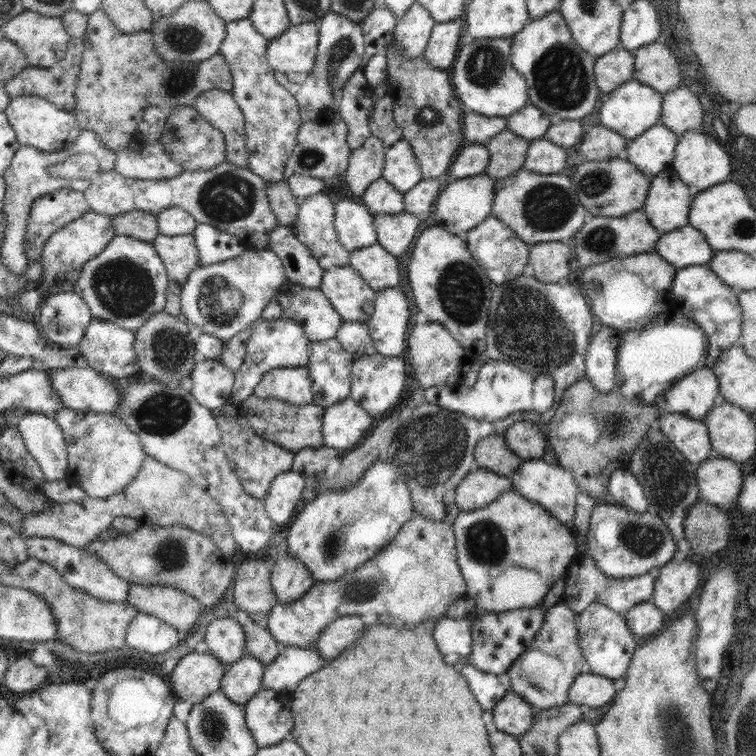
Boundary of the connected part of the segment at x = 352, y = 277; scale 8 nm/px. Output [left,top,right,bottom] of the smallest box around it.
[319,266,376,323]

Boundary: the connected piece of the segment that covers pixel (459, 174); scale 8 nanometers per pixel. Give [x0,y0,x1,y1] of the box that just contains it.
[448,143,490,179]

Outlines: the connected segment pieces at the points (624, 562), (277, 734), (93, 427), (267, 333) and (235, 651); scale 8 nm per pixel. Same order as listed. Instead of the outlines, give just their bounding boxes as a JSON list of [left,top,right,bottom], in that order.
[[586,503,677,578],[243,688,293,748],[54,407,147,498],[231,318,311,405],[204,616,247,667]]

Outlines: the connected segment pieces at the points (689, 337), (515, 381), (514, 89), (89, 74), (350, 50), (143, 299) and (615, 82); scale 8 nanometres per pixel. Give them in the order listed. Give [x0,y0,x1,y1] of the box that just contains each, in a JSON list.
[[615,308,709,404],[424,360,554,422],[452,38,529,117],[72,8,232,151],[274,10,365,122],[71,235,168,332],[595,46,635,92]]

